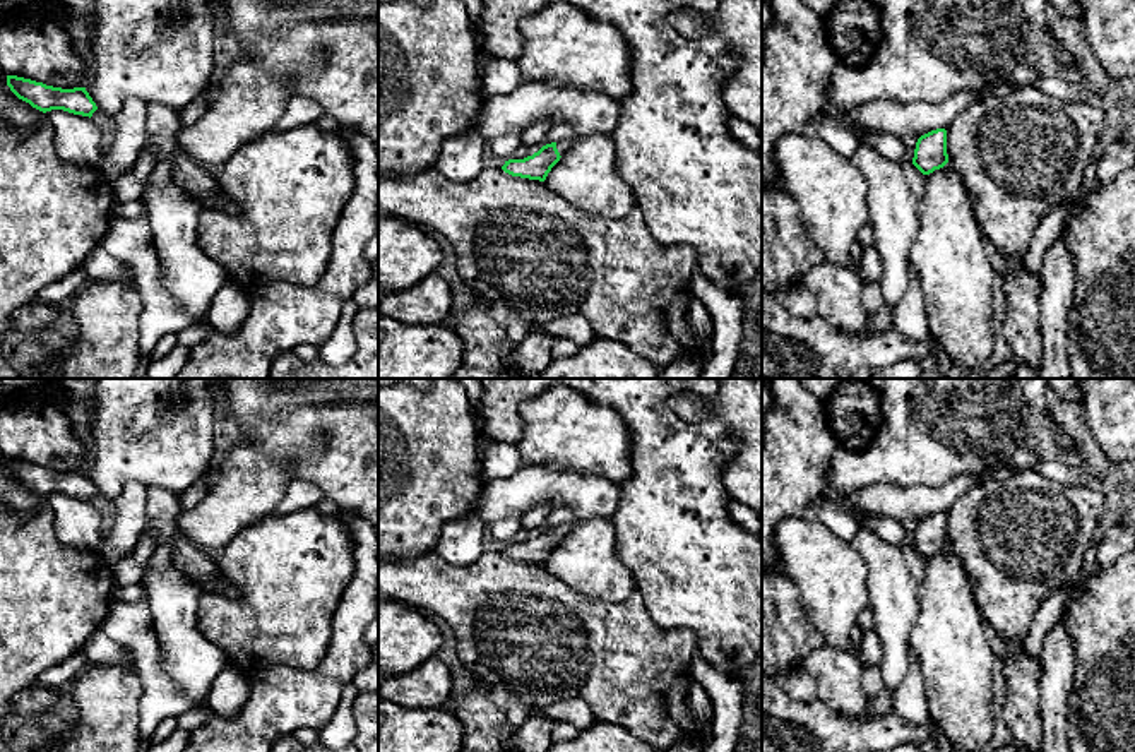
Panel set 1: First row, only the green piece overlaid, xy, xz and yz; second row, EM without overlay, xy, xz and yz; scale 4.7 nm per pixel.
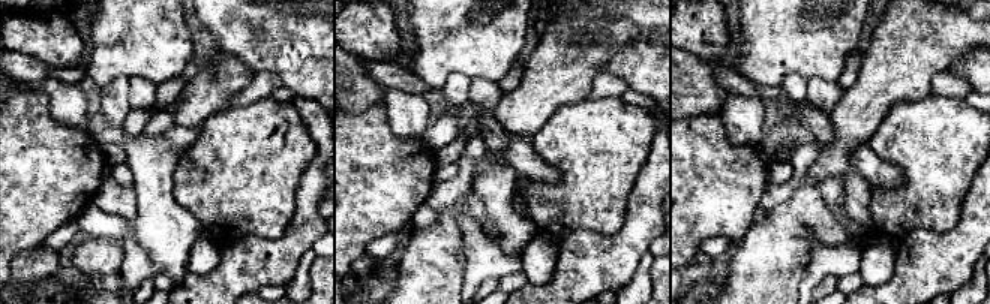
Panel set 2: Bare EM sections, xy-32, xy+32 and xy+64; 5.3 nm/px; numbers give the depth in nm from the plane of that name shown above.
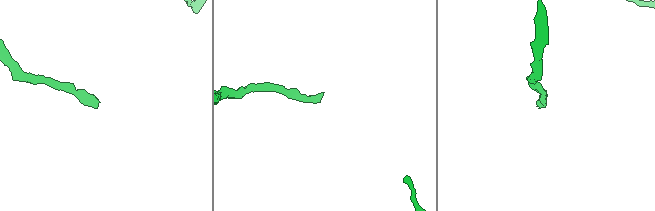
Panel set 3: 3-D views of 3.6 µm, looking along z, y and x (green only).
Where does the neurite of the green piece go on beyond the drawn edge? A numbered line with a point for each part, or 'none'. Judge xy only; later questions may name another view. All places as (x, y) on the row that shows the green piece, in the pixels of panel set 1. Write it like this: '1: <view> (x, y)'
none

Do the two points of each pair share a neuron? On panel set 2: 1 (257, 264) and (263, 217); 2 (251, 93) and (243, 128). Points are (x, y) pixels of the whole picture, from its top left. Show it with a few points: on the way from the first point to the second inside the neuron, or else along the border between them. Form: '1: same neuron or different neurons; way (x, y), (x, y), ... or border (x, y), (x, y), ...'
1: different neurons; border (291, 220), (275, 238), (237, 235), (225, 241)
2: different neurons; border (269, 96), (245, 105), (225, 108)

